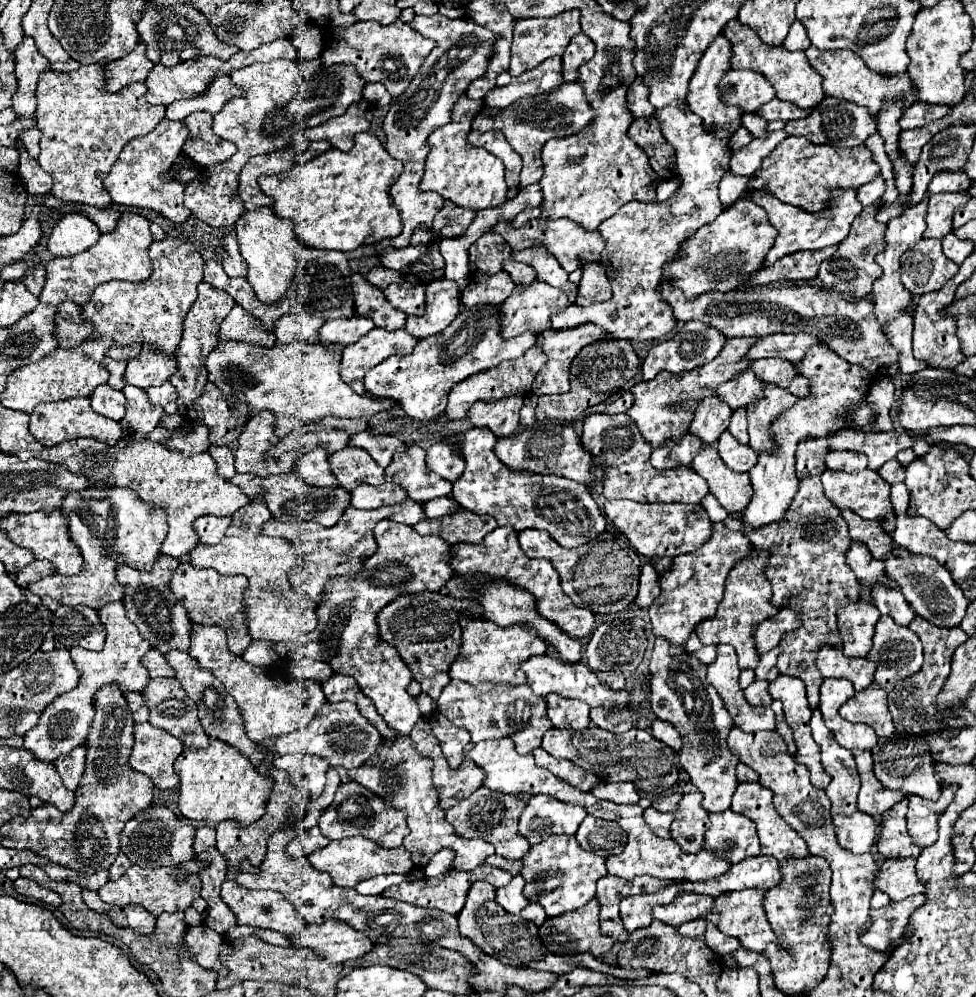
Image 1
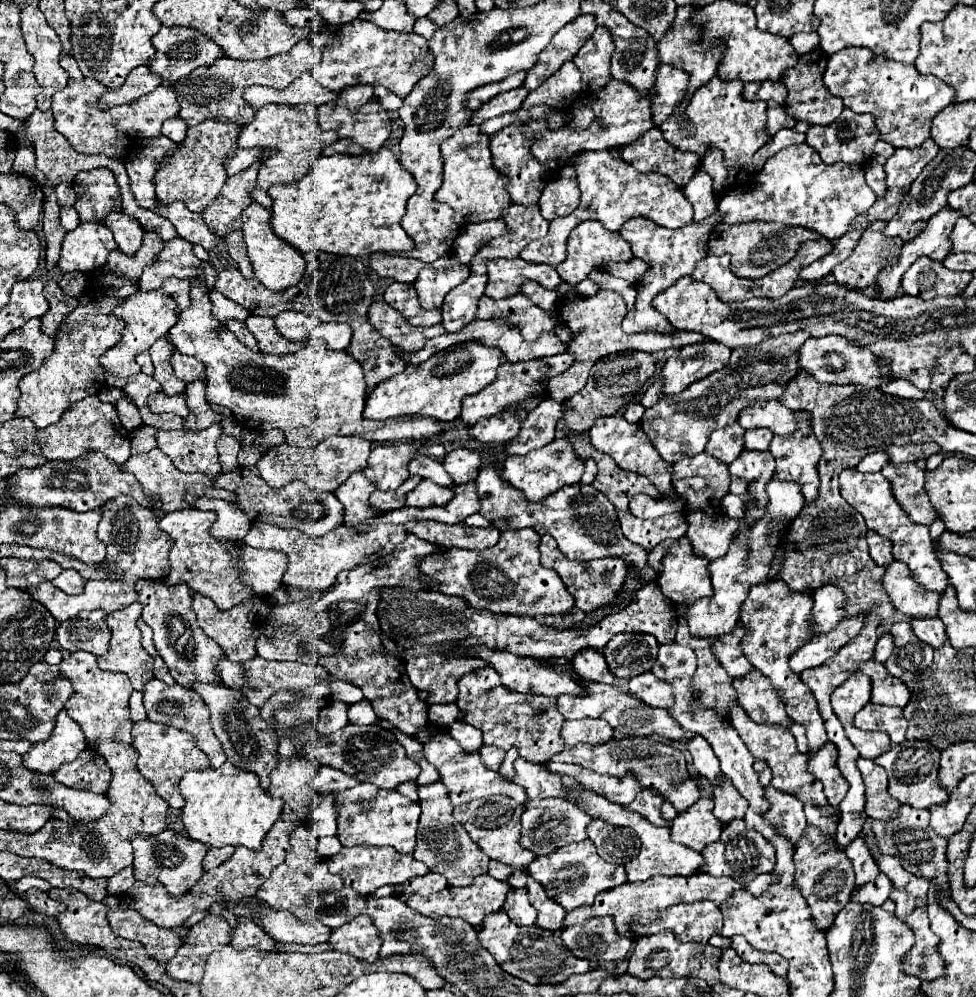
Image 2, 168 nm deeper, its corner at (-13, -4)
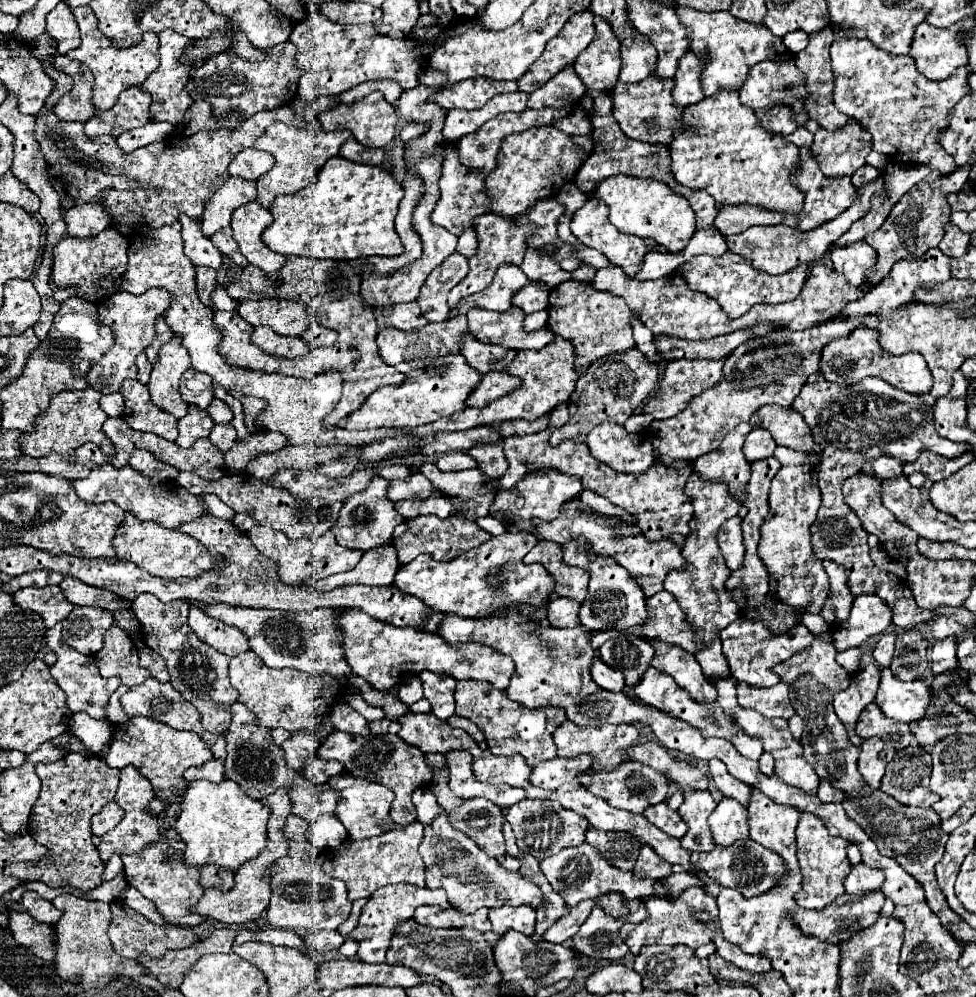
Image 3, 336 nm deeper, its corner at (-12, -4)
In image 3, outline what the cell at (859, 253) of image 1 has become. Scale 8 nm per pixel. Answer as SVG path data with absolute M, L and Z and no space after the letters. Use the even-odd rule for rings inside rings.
M858 241L848 247L832 247L830 257L834 269L854 287L862 287L866 283L866 271L870 271L878 259L876 251L866 241Z

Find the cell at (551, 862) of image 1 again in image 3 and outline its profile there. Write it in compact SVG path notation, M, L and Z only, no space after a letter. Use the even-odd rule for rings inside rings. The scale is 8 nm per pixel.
M582 843L572 849L562 849L560 853L542 859L540 869L546 875L546 879L550 881L550 885L554 887L554 891L558 891L560 897L566 901L568 907L576 907L584 899L596 899L596 897L610 893L610 891L620 891L620 893L624 893L626 899L642 899L642 897L652 895L652 885L654 885L652 879L634 881L630 871L622 871L622 869L612 867L588 843Z

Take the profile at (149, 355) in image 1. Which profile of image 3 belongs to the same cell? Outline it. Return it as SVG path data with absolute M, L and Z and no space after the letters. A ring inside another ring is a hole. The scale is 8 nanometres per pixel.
M126 379L122 383L120 393L126 401L126 409L124 409L122 419L126 419L126 423L132 429L156 433L160 437L176 441L176 437L178 437L176 417L158 409L150 401L150 391L146 385L142 385L138 379Z

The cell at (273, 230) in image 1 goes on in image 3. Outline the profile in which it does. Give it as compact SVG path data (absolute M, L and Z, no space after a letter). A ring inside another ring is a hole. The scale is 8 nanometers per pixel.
M250 201L246 205L240 205L232 213L232 225L230 225L242 255L264 275L274 275L286 261L286 257L274 253L262 243L262 231L270 223L272 223L270 211L260 207L256 201Z

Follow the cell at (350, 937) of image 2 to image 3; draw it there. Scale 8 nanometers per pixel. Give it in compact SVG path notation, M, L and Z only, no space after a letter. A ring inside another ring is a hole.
M386 885L386 887L380 887L378 891L374 891L370 901L362 909L358 925L348 933L348 937L356 939L356 943L358 943L358 959L366 961L366 963L382 963L386 949L390 945L392 933L396 929L396 923L410 919L418 905L450 907L450 903L446 899L446 891L442 891L442 889L428 889L428 887L414 887L414 885Z

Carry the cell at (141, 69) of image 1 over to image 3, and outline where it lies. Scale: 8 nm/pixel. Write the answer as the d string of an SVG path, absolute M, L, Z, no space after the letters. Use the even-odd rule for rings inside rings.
M128 87L126 91L122 91L120 101L114 107L106 111L96 111L96 115L84 123L86 135L118 137L122 135L122 131L130 131L146 125L150 121L148 117L150 101L152 101L150 95L146 95L142 87Z

